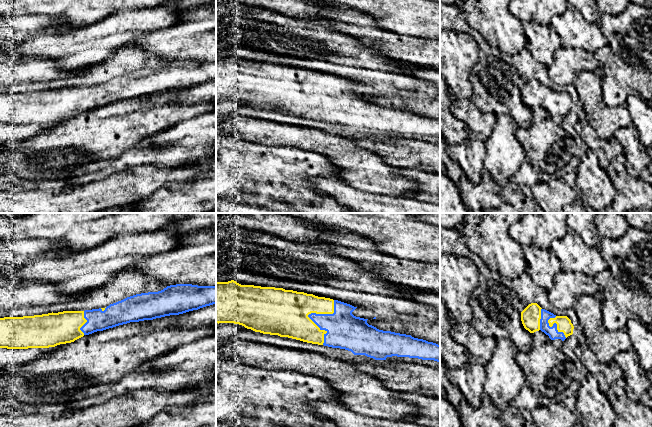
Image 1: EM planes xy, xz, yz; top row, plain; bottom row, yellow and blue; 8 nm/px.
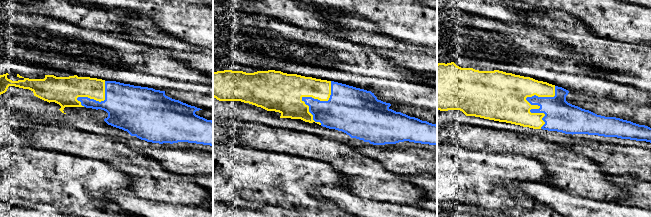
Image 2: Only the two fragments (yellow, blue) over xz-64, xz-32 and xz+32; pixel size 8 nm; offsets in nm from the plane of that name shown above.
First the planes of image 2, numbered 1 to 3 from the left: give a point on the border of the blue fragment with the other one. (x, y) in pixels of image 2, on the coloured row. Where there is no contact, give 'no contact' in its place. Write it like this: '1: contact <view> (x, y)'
1: contact xz-64 (99, 101)
2: contact xz-32 (309, 96)
3: contact xz+32 (533, 105)

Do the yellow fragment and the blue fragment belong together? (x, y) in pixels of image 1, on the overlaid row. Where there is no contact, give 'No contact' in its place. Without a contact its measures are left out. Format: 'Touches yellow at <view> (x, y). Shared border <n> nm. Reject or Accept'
Touches yellow at xz (311, 312). Shared border 380 nm. Accept

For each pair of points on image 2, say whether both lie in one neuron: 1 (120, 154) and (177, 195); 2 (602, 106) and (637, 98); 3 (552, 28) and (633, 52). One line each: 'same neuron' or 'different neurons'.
1: same neuron
2: different neurons
3: same neuron

